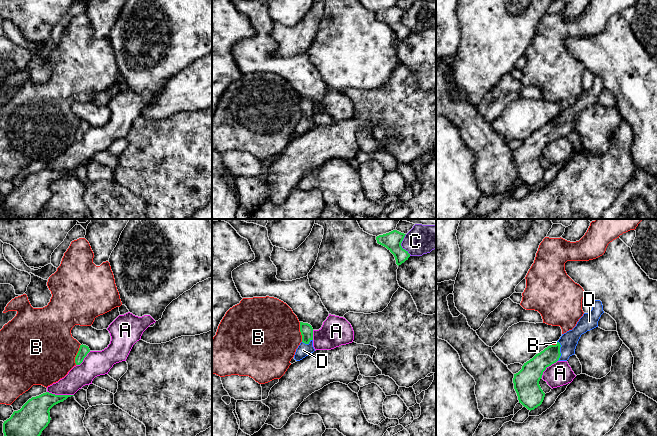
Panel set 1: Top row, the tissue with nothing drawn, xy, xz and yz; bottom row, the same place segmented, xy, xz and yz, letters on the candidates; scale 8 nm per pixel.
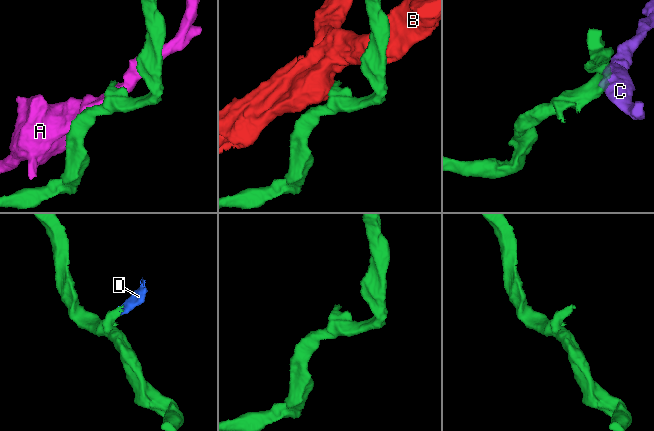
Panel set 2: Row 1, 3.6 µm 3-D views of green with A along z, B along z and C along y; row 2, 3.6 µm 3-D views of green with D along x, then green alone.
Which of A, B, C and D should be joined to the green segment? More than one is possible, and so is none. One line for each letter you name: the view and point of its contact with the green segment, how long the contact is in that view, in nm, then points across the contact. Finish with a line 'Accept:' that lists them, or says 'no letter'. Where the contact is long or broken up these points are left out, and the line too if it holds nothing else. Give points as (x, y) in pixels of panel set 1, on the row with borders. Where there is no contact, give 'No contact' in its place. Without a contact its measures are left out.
D: Touches green at yz (559, 351). Shared border 160 nm. Path across: yz (534, 368), (542, 360), (559, 351), (569, 340)
Accept: D

